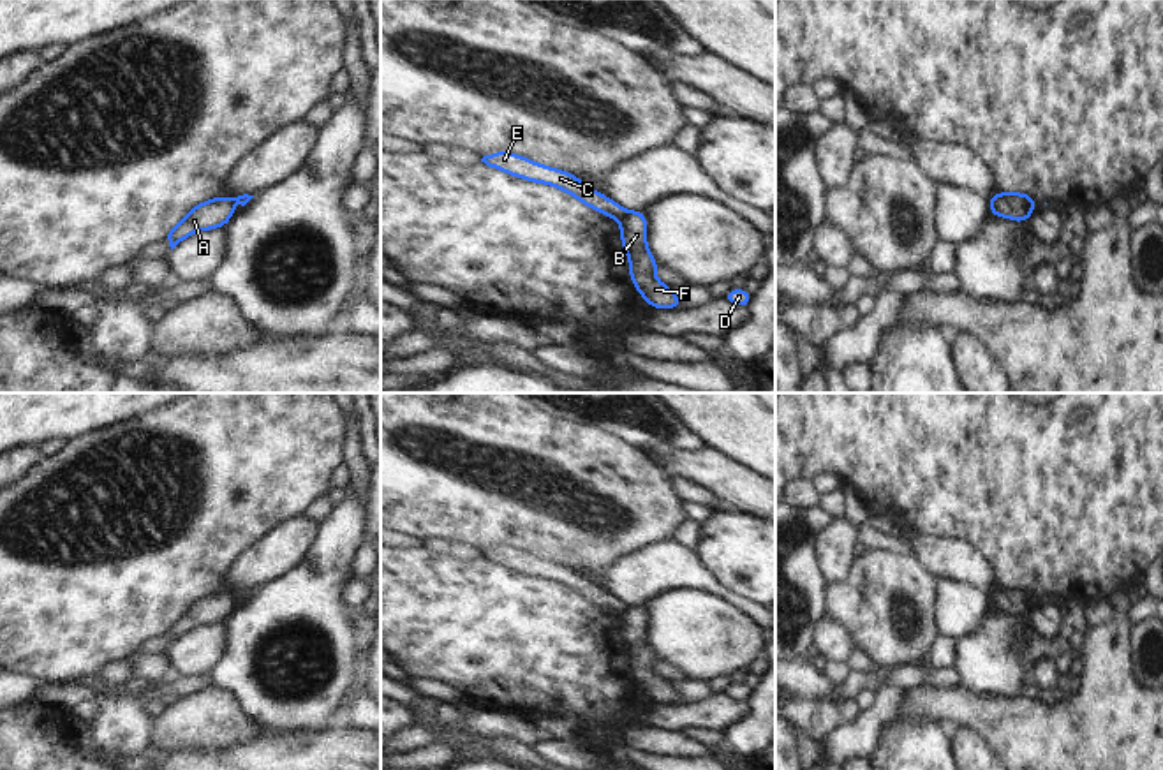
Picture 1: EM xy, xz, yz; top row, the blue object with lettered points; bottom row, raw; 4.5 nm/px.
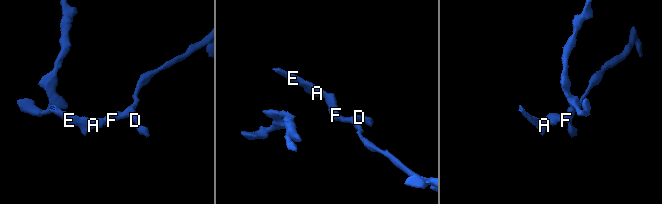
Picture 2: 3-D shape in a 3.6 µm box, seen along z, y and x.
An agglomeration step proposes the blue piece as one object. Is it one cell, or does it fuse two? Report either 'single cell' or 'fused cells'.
fused cells

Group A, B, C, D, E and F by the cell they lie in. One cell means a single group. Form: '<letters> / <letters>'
A C E / B D F

